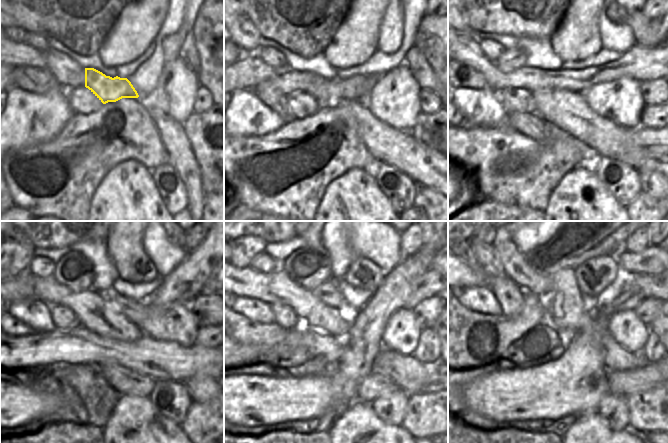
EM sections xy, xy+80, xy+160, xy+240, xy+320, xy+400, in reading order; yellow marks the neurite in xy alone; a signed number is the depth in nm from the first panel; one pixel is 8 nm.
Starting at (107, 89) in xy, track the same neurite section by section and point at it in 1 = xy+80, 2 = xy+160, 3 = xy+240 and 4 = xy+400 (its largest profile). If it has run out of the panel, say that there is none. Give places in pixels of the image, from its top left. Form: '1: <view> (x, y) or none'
1: xy+80 (329, 87)
2: xy+160 (640, 63)
3: xy+240 (20, 291)
4: none

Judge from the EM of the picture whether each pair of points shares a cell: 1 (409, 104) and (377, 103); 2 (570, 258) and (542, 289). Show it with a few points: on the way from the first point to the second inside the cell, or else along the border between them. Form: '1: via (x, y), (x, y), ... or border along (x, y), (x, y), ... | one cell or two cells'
1: via (401, 104), (385, 103) | one cell
2: border along (529, 264), (538, 273), (550, 276) | two cells

